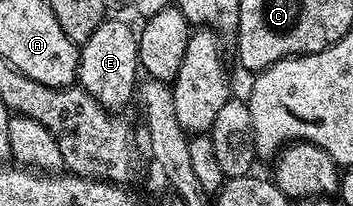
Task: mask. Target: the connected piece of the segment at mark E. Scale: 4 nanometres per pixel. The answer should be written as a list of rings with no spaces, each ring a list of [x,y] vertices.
[[[104,21],[100,28],[96,28],[96,32],[92,32],[87,42],[81,43],[77,79],[82,89],[90,93],[104,109],[122,112],[118,110],[124,109],[126,102],[133,103],[136,98],[136,85],[140,78],[137,58],[136,38],[133,33],[130,35],[129,24]]]

